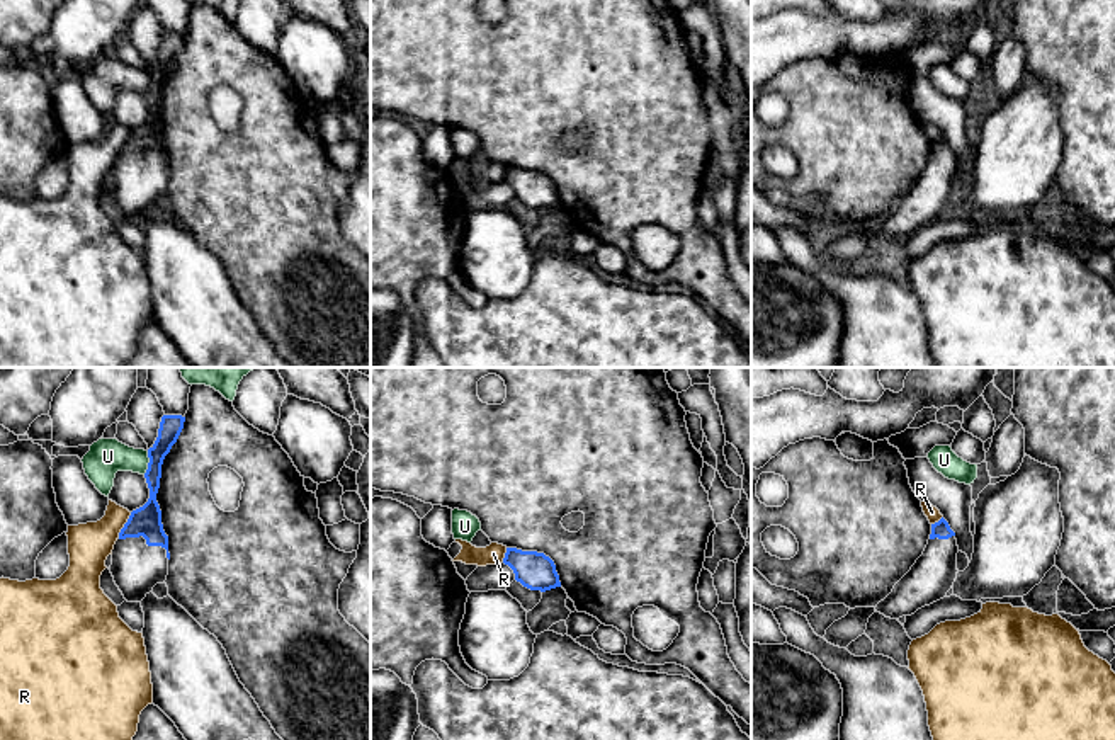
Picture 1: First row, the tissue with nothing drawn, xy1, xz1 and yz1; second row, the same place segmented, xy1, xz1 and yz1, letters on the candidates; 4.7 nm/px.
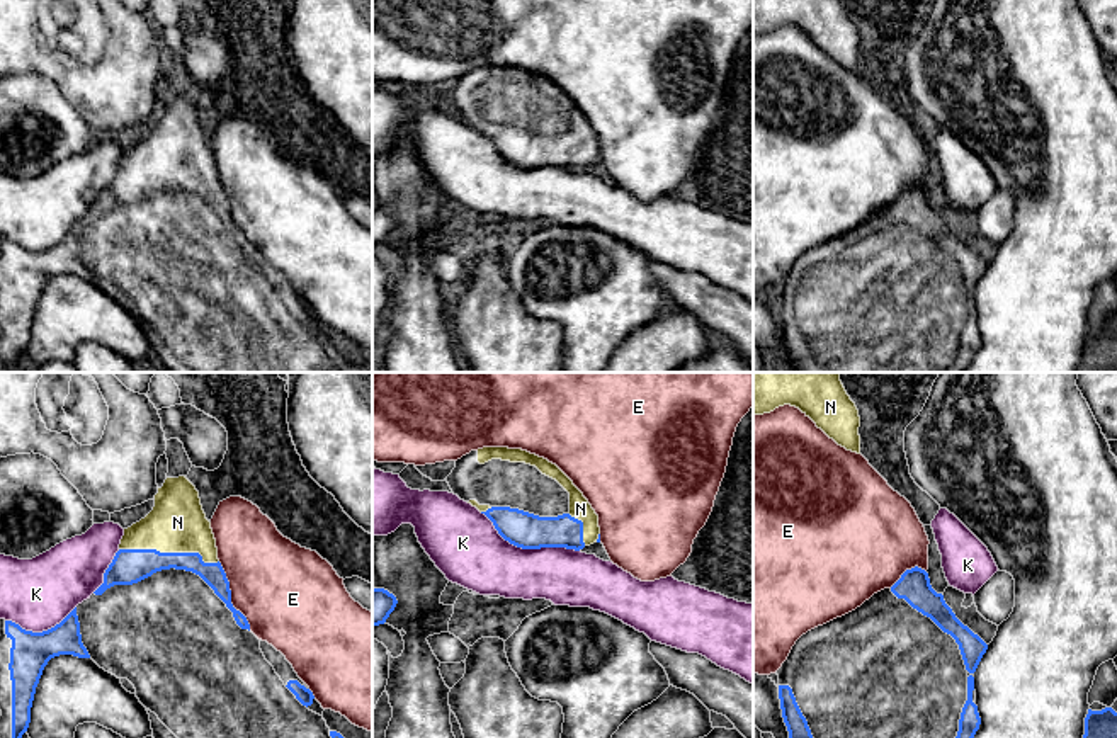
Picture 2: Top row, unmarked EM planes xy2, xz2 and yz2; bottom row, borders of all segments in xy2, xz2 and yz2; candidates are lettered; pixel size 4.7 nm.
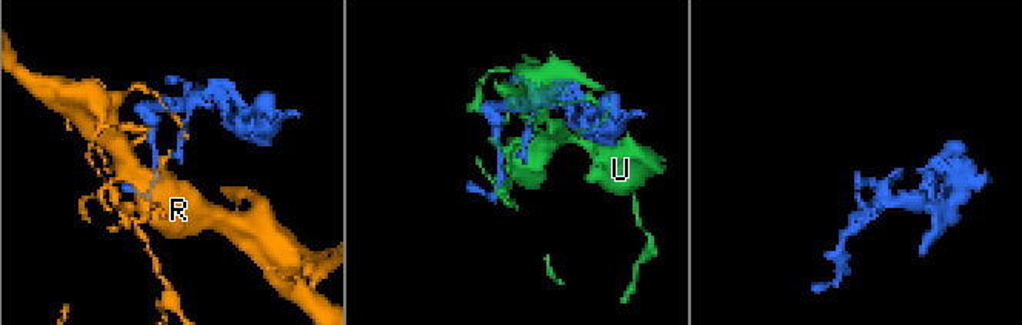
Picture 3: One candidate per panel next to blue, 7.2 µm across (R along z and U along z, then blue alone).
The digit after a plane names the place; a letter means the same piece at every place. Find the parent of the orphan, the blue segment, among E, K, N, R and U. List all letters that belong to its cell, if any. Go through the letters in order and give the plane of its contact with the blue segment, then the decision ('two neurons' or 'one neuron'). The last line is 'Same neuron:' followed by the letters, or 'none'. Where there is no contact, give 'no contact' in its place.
E: contact in xy2; two neurons
K: contact in xz2; two neurons
N: contact in xy2; one neuron
R: contact in xy1; two neurons
U: contact in xy1; two neurons
Same neuron: N

